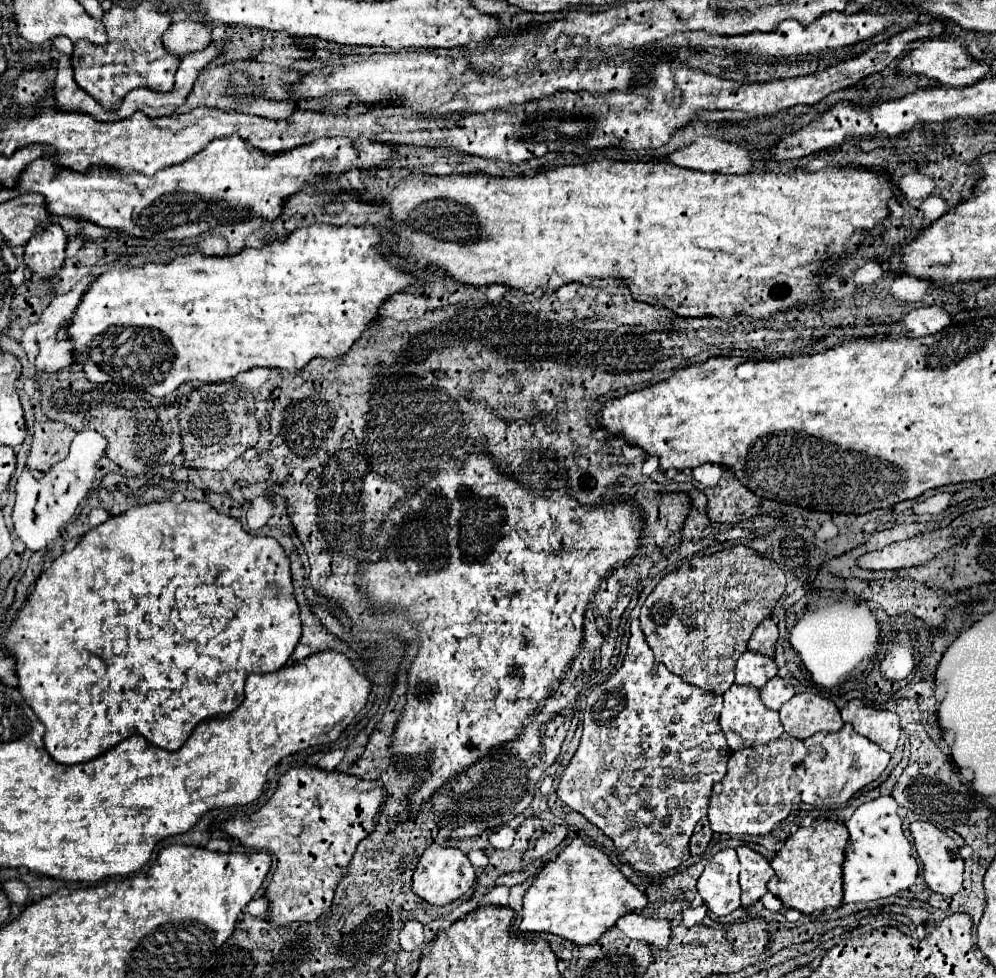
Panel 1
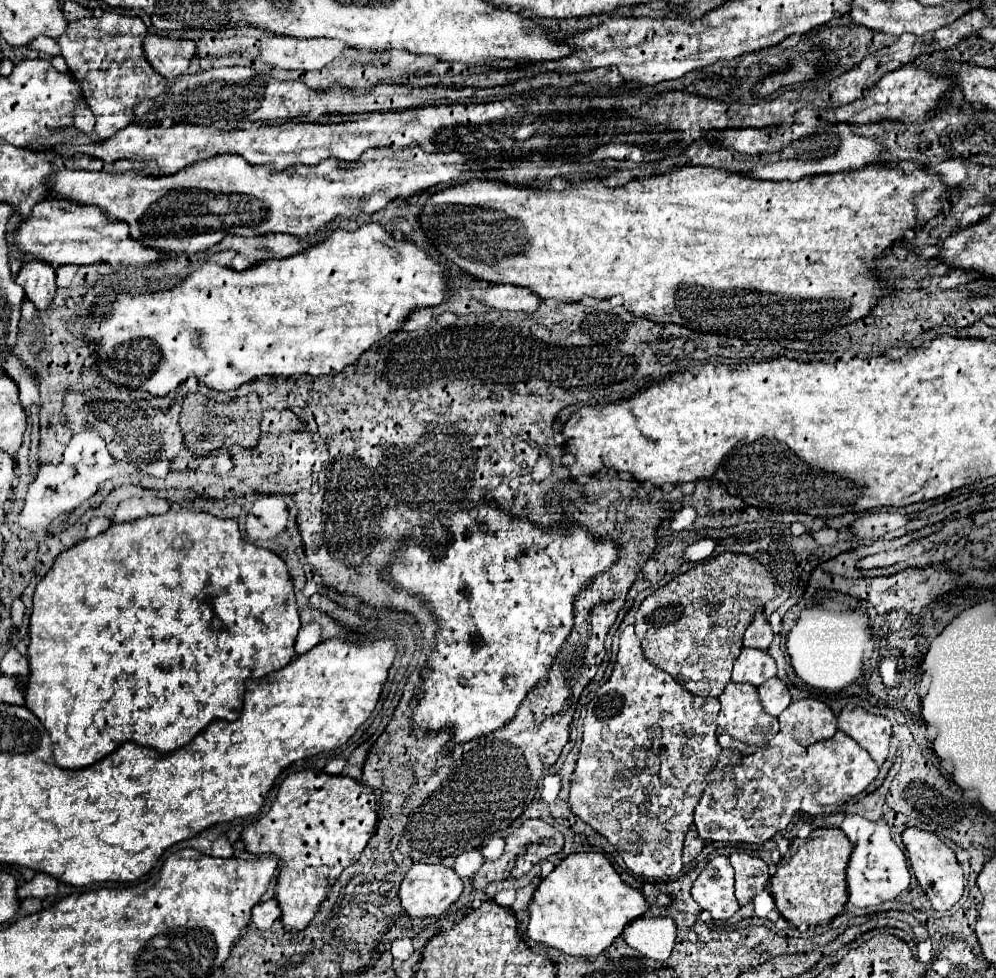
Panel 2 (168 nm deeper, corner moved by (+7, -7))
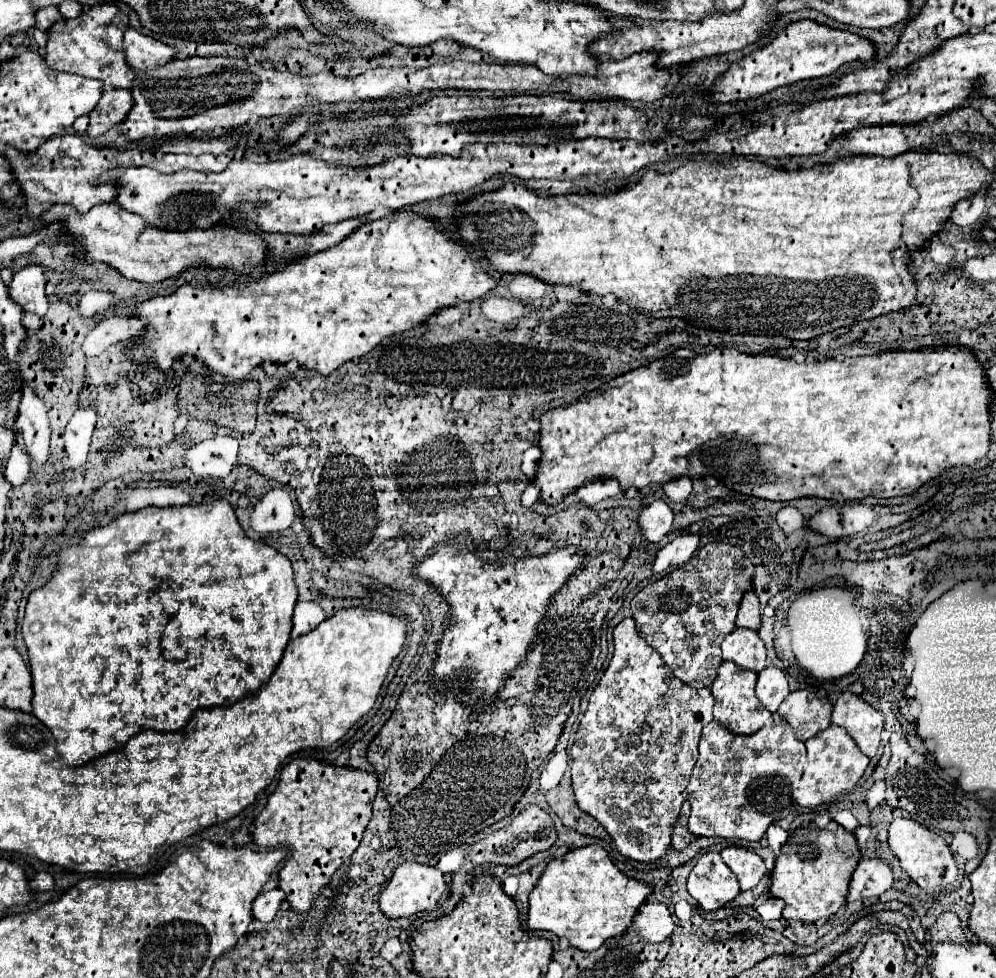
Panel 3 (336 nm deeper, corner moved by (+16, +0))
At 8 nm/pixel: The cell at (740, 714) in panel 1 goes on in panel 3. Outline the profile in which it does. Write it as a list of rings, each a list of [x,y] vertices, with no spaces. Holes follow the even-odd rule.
[[[722,662],[718,668],[718,676],[712,684],[712,696],[716,700],[714,704],[714,720],[718,724],[724,724],[732,734],[754,734],[758,732],[768,720],[770,720],[770,712],[760,704],[760,700],[754,694],[754,686],[756,686],[756,678],[758,674],[752,670],[740,670],[736,668],[736,664],[732,662]]]

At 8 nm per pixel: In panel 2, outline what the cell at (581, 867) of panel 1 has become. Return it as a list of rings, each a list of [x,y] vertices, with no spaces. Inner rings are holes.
[[[571,853],[537,887],[533,901],[529,905],[531,917],[527,933],[533,941],[547,943],[549,947],[555,947],[567,955],[593,957],[601,955],[617,937],[621,937],[625,925],[643,917],[647,909],[649,903],[645,901],[643,893],[639,889],[629,887],[603,853]]]

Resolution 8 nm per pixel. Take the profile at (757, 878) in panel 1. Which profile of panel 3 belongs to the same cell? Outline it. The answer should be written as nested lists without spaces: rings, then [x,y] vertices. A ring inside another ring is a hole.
[[[728,846],[720,854],[722,854],[724,864],[736,874],[738,884],[740,884],[742,890],[754,888],[760,882],[760,878],[764,876],[764,872],[766,872],[764,860],[758,854],[746,850],[746,848]]]

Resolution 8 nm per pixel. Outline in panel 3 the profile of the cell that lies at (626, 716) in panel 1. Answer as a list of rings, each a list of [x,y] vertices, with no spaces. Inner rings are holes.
[[[624,618],[616,628],[614,628],[614,656],[602,676],[602,680],[598,682],[598,686],[594,688],[590,702],[588,702],[588,710],[582,716],[582,722],[578,726],[578,732],[574,736],[574,744],[570,748],[572,754],[572,790],[574,790],[574,798],[580,810],[584,810],[586,814],[590,814],[592,818],[596,818],[606,832],[612,836],[618,852],[626,858],[638,860],[638,862],[658,862],[666,856],[668,848],[670,848],[670,836],[672,836],[672,828],[674,822],[680,814],[682,802],[684,802],[684,788],[690,782],[690,772],[694,768],[696,756],[698,756],[698,740],[700,740],[700,732],[706,724],[712,722],[712,706],[714,706],[714,698],[710,694],[710,690],[696,690],[688,684],[684,684],[682,680],[678,680],[670,668],[662,662],[662,658],[656,654],[656,650],[652,650],[636,632],[636,624],[632,618]]]

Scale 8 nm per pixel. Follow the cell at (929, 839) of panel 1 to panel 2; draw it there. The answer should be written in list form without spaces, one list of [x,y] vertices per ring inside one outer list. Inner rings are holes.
[[[909,827],[903,831],[903,843],[909,853],[909,861],[913,867],[913,873],[923,887],[925,895],[931,899],[931,905],[935,911],[949,911],[963,895],[965,883],[963,883],[963,869],[955,859],[955,853],[951,847],[947,847],[937,835],[929,831],[921,831],[915,827]]]

